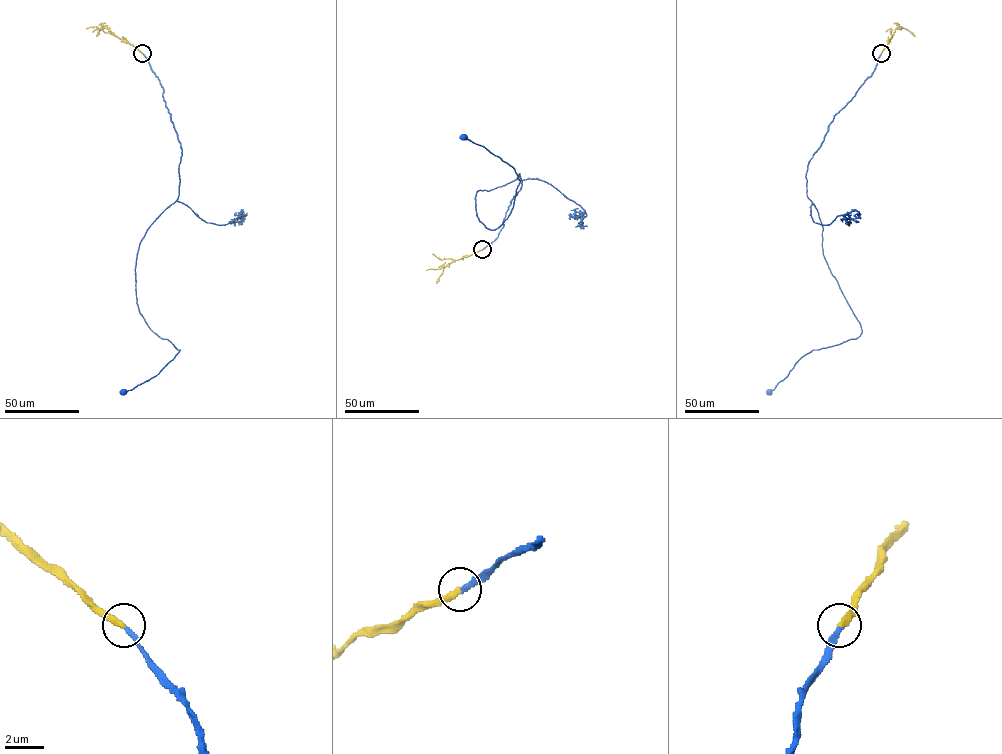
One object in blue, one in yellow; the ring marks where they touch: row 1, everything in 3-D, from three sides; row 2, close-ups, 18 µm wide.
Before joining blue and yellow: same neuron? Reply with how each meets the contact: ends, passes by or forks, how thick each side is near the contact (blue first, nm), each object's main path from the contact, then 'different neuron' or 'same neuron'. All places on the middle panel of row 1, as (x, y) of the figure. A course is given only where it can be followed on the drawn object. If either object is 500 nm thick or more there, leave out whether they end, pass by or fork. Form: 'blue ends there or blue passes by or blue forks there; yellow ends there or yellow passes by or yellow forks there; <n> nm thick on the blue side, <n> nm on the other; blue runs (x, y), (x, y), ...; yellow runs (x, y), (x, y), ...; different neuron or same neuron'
blue ends there; yellow ends there; 260 nm thick on the blue side, 320 nm on the other; blue runs (483, 249), (522, 181), (519, 174), (477, 192), (487, 228), (508, 217), (519, 179), (463, 136); yellow runs (483, 249), (449, 263), (436, 283); same neuron

